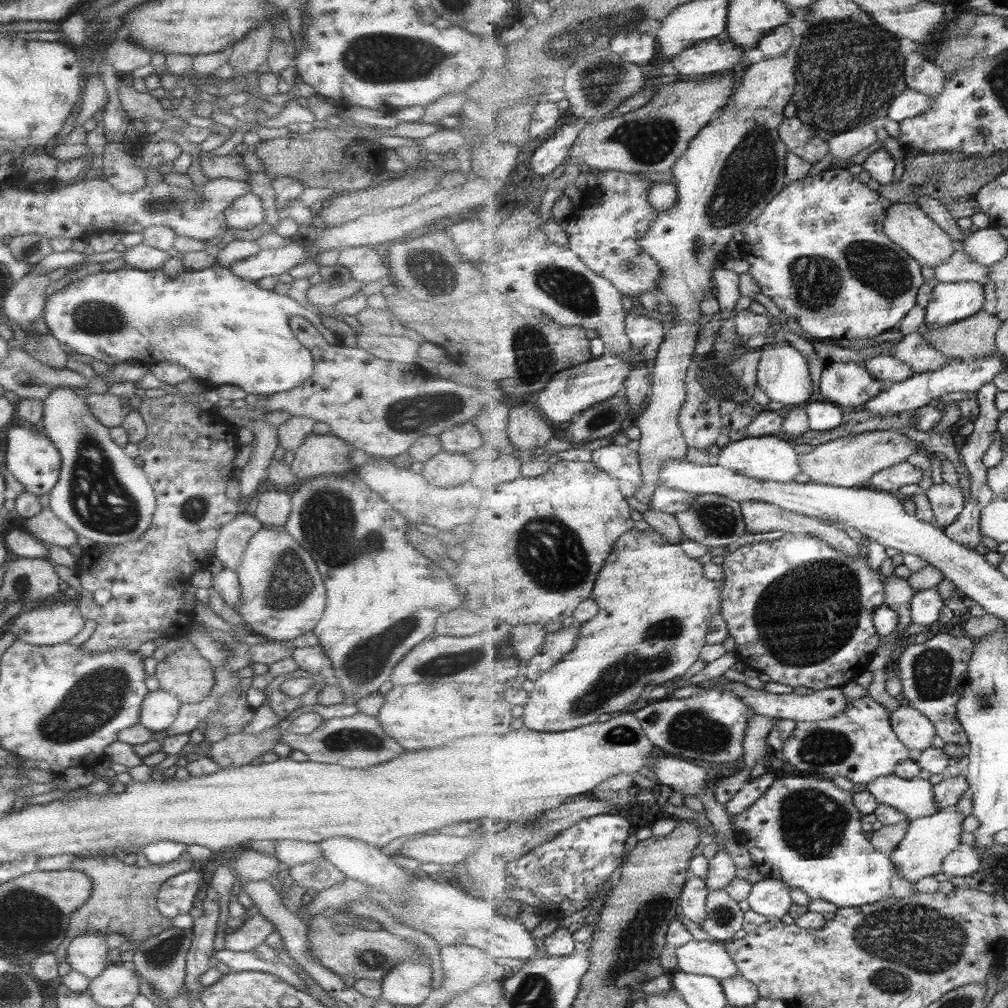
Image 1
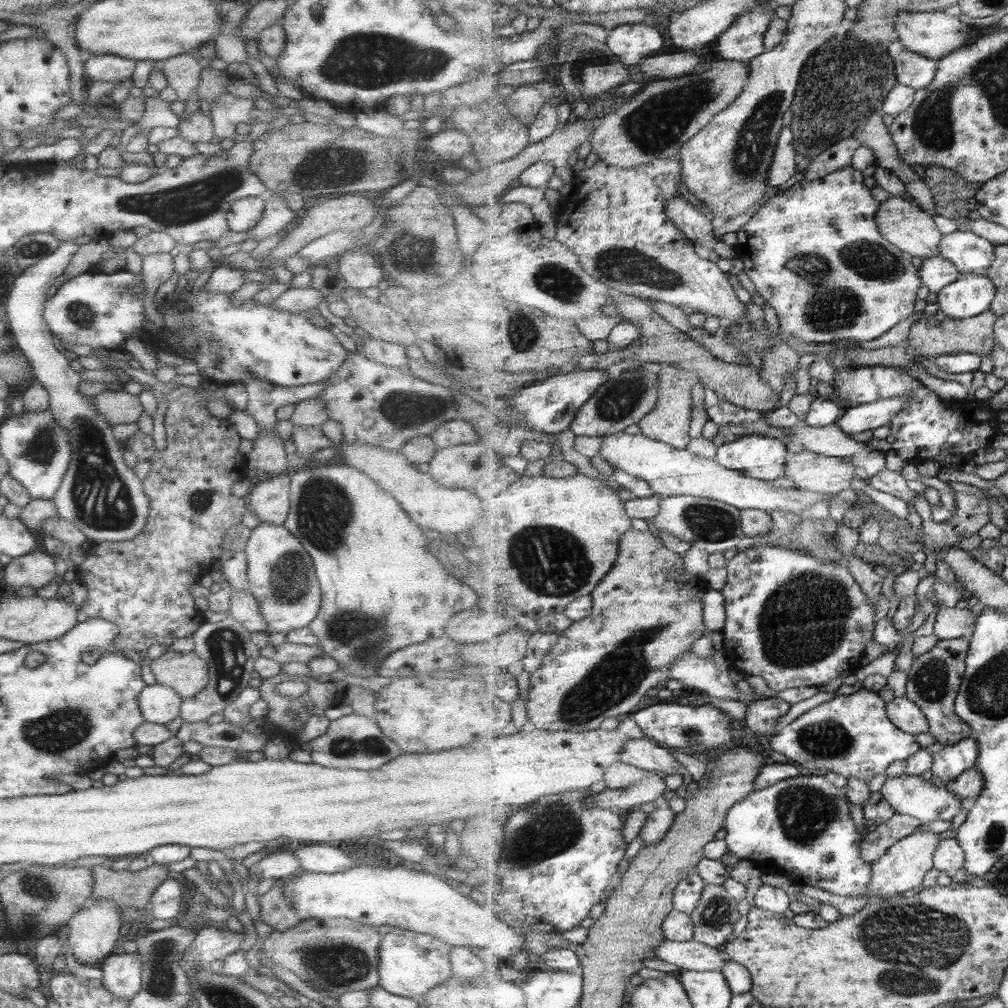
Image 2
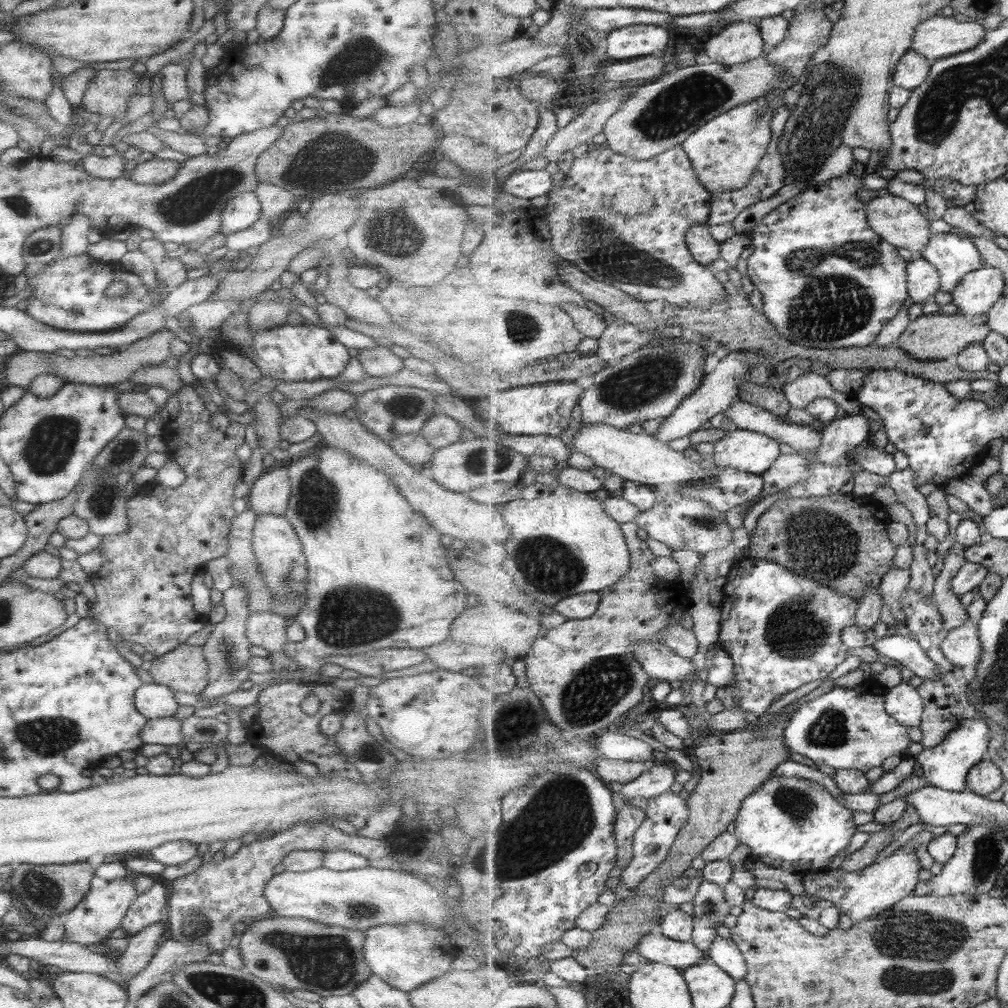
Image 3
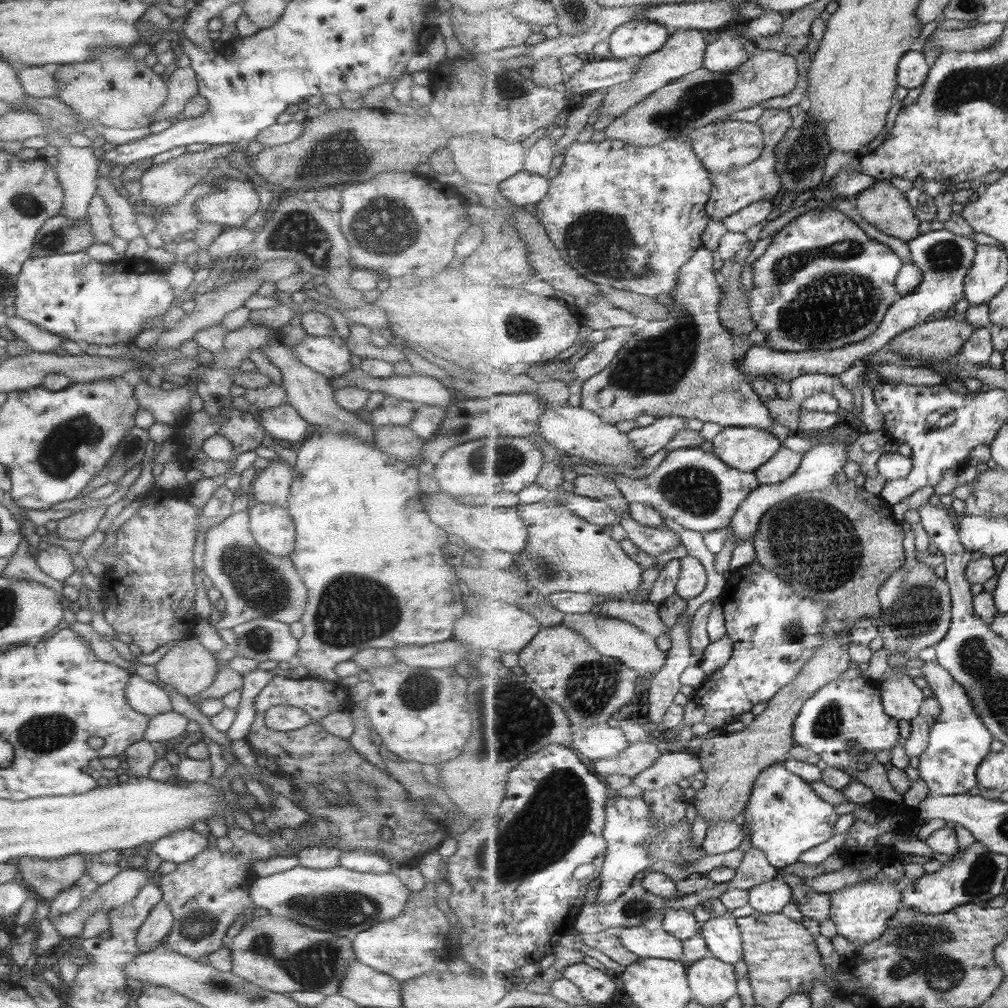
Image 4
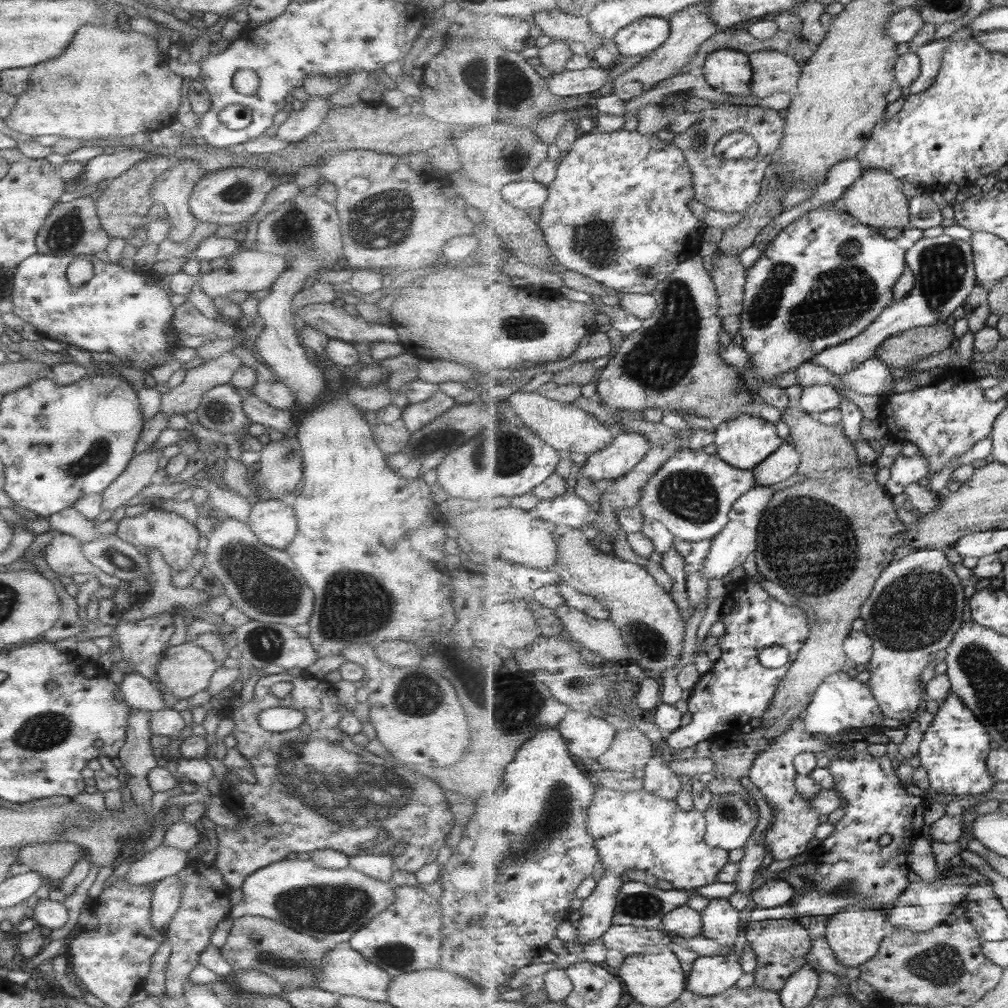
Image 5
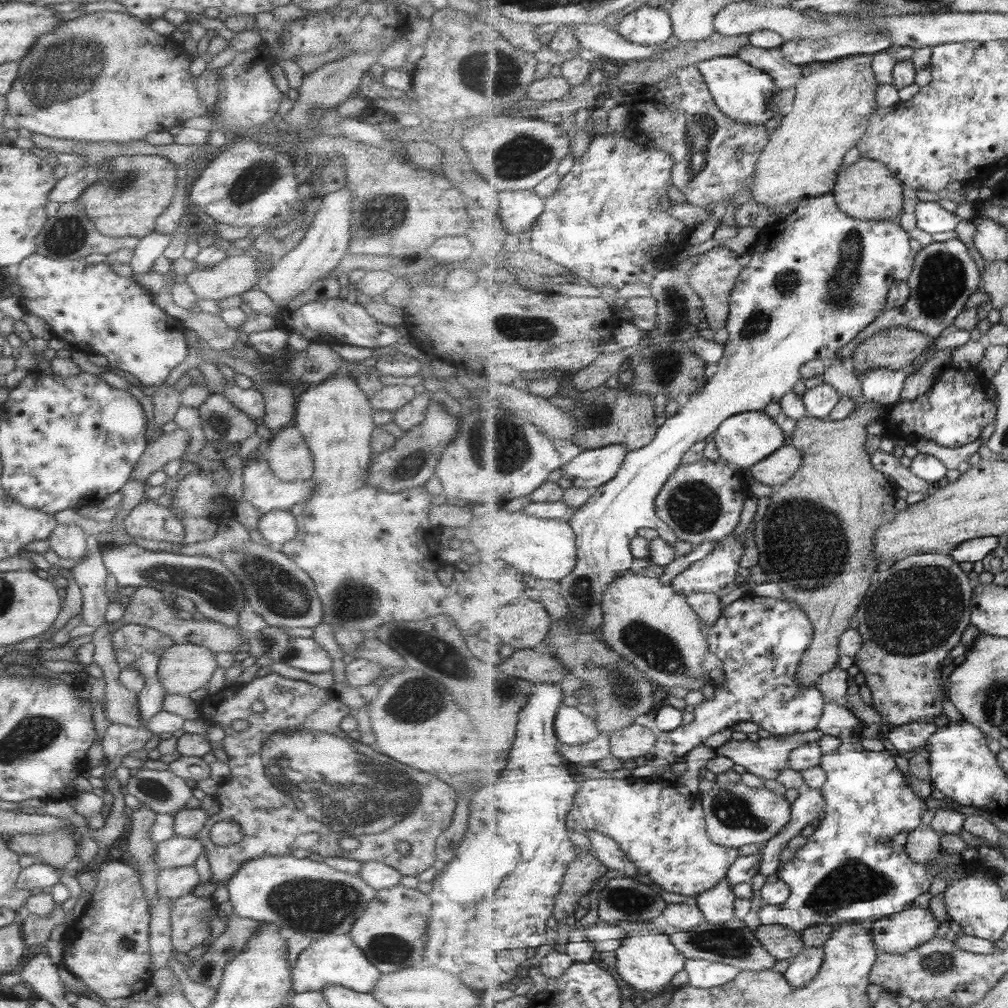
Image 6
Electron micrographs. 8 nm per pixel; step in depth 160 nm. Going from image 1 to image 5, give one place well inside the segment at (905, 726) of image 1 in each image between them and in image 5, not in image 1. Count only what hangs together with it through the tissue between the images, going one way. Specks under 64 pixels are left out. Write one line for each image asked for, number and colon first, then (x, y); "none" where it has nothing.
2: (907, 714)
3: (905, 702)
4: (902, 698)
5: (917, 607)

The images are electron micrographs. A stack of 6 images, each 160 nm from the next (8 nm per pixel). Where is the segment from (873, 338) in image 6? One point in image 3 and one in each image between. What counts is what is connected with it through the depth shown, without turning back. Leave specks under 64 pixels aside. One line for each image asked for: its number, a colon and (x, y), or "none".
3: (934, 337)
4: (940, 339)
5: (906, 349)

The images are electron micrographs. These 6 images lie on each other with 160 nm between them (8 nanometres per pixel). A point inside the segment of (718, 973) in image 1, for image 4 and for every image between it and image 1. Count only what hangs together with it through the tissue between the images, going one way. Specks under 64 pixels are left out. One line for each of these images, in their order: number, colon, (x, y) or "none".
2: (692, 955)
3: (658, 948)
4: (657, 944)

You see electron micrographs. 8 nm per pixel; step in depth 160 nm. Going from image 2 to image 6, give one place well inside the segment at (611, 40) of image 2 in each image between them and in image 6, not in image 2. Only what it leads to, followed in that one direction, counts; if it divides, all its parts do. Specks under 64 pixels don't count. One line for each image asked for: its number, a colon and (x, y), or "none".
3: (642, 40)
4: (642, 38)
5: (644, 36)
6: (649, 26)

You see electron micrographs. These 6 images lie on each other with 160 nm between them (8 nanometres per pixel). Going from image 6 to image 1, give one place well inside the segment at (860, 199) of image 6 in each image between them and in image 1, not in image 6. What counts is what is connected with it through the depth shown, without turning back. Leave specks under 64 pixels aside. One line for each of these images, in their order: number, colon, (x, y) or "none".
1: (907, 224)
2: (909, 227)
3: (900, 222)
4: (884, 206)
5: (877, 200)

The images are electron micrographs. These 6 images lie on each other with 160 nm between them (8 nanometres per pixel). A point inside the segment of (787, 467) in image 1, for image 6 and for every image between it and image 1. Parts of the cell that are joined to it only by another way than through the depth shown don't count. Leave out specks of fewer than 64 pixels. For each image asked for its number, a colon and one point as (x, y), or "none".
2: (761, 457)
3: (747, 451)
4: (746, 449)
5: (745, 442)
6: (747, 439)

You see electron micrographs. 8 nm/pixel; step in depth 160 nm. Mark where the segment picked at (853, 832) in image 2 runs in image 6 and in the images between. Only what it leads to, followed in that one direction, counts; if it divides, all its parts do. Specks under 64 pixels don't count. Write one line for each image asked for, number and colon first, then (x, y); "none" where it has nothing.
3: (796, 824)
4: (785, 817)
5: (773, 773)
6: (767, 757)

